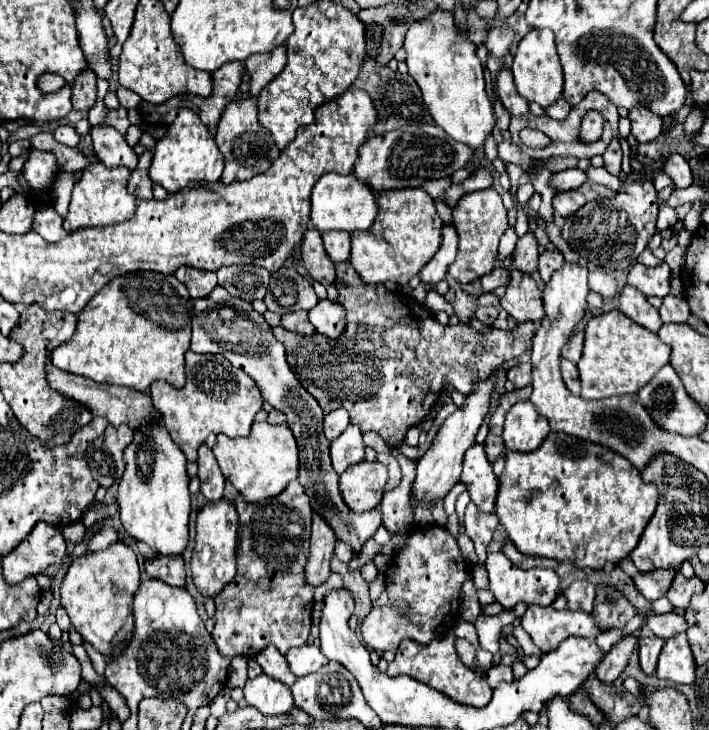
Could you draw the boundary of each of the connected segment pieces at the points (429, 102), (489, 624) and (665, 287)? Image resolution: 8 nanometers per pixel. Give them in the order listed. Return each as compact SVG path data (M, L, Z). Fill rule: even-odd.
M437 9L425 21L415 23L407 31L403 47L407 51L409 75L417 81L423 93L423 103L435 125L439 125L449 137L469 145L473 153L483 149L497 119L487 95L481 61L475 55L475 45L459 35L453 25L453 15Z
M503 611L499 615L481 615L475 621L477 627L477 635L479 635L479 645L493 653L493 649L499 649L499 635L501 635L501 627L511 625L515 621L515 613L513 611Z
M635 263L629 271L627 283L639 289L643 295L655 295L663 299L671 291L669 279L671 279L671 269L667 263L661 263L657 267L645 267L641 263Z

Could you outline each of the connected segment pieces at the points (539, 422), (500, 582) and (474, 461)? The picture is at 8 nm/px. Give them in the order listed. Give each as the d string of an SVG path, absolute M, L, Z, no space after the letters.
M529 401L515 403L503 425L503 441L509 451L535 451L549 433L549 423L537 415L537 407Z
M497 551L497 553L489 553L485 567L489 571L489 589L495 595L495 599L505 607L505 609L513 609L517 603L537 603L541 607L553 605L555 597L561 593L559 589L559 577L553 569L519 569L513 563L509 563L509 559Z
M481 445L471 447L465 453L461 481L465 483L471 495L471 501L477 507L481 507L481 511L493 511L497 489L499 489L499 479L493 473L493 465Z

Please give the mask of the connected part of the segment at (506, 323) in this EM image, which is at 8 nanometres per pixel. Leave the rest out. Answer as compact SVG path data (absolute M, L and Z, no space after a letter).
M499 311L499 317L493 321L493 327L497 327L497 329L505 329L505 331L511 331L511 329L515 329L517 327L517 321L507 313L507 311Z

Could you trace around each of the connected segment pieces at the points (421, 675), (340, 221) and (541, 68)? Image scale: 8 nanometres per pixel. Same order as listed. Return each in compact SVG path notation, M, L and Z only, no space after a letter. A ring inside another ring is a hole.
M447 633L445 637L433 639L427 645L413 643L413 639L405 639L397 649L395 659L389 663L387 673L391 677L409 675L409 677L413 677L413 679L441 691L443 695L451 697L457 703L465 703L465 705L473 705L473 707L485 707L491 701L493 689L485 683L485 679L481 675L477 675L475 671L467 669L461 663L461 659L459 659L459 655L455 651L455 639L457 637L453 633Z
M325 173L315 183L311 193L311 221L313 225L323 233L329 229L341 229L341 231L355 231L355 229L369 229L377 219L379 207L377 207L377 193L369 191L361 179L357 179L353 173L349 175L337 175L337 173Z
M531 29L521 43L515 49L515 59L513 59L513 77L515 77L515 85L517 91L531 103L539 103L541 107L549 107L553 103L557 103L561 99L561 91L563 91L563 67L555 49L555 39L553 39L553 31L549 29Z

